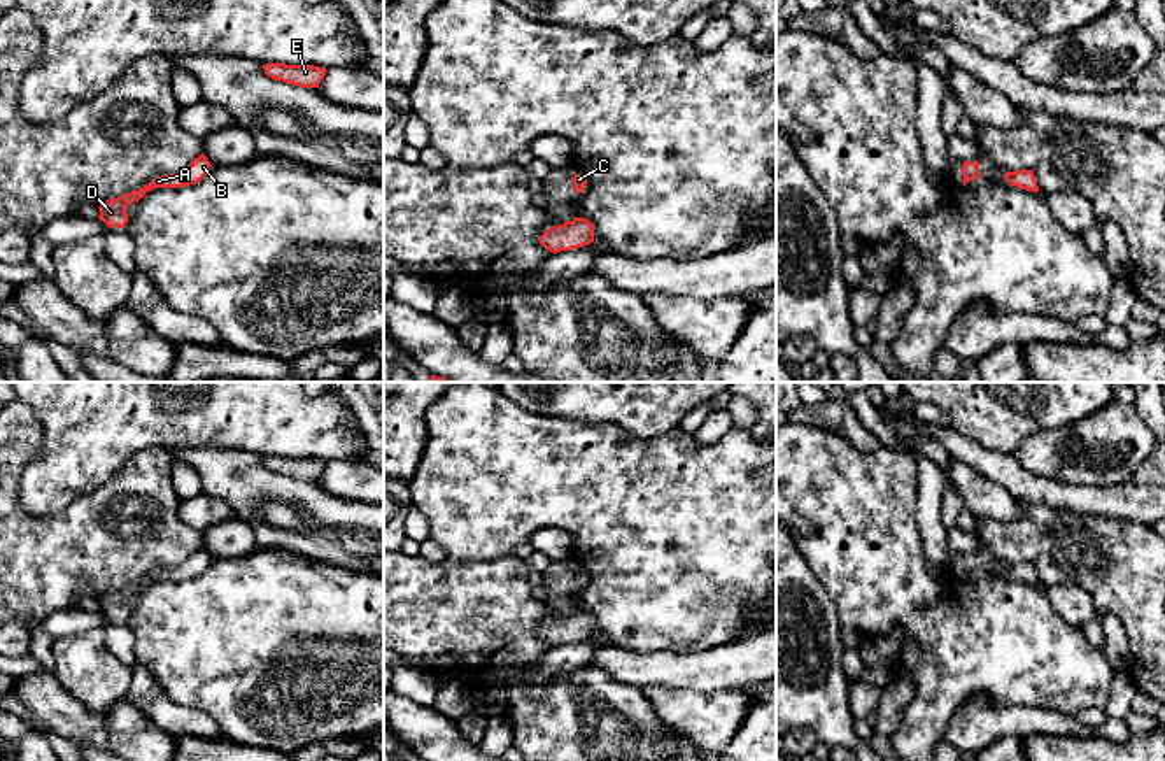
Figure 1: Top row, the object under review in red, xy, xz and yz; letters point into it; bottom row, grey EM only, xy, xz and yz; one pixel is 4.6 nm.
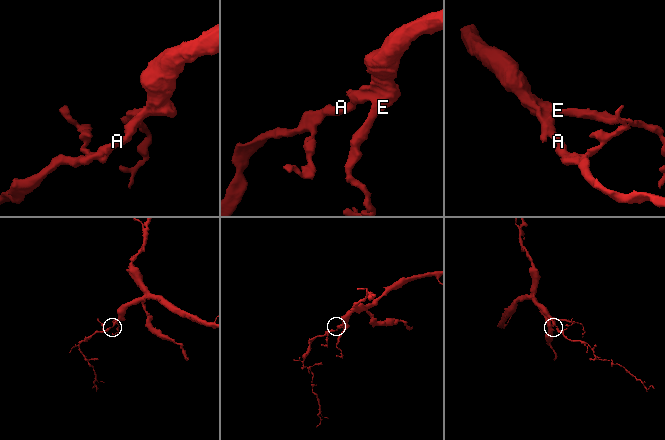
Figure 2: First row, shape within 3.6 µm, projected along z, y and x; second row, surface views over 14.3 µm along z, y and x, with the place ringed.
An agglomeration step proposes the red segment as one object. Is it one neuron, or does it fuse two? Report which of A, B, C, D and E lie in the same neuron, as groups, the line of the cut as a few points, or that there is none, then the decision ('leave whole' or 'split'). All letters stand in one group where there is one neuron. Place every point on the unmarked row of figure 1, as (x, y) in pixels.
A B C D E; no cut; leave whole

